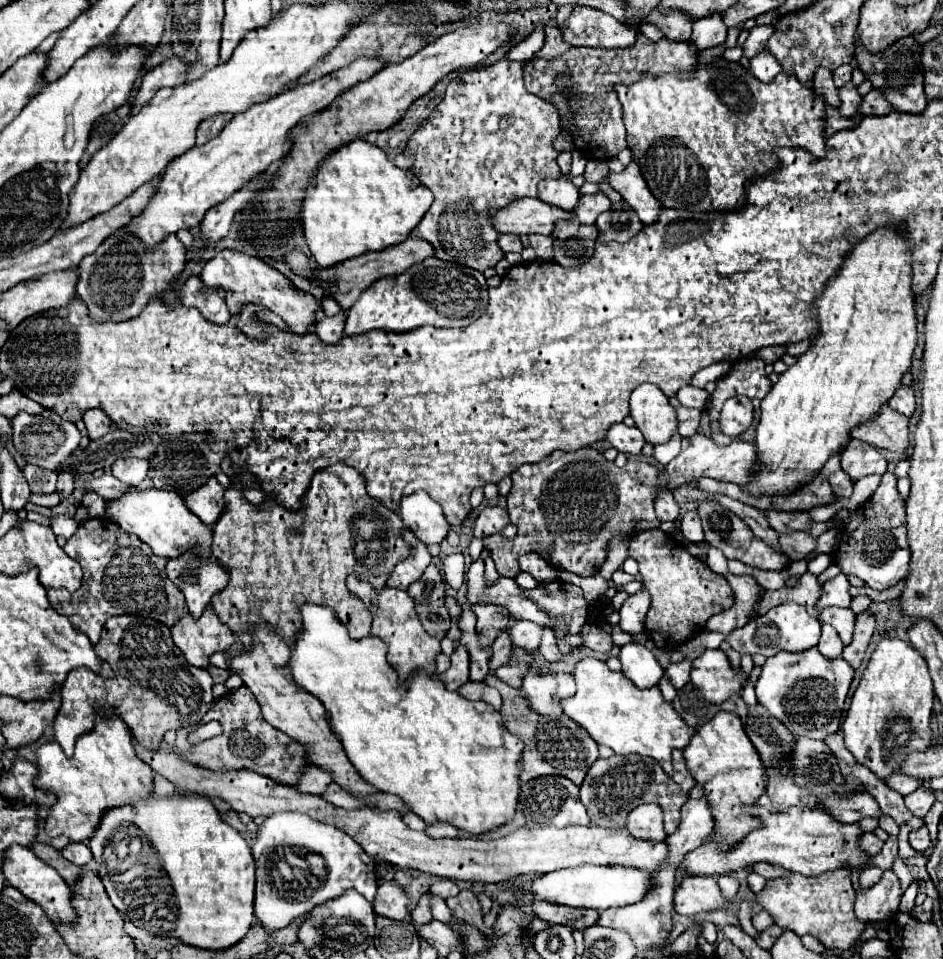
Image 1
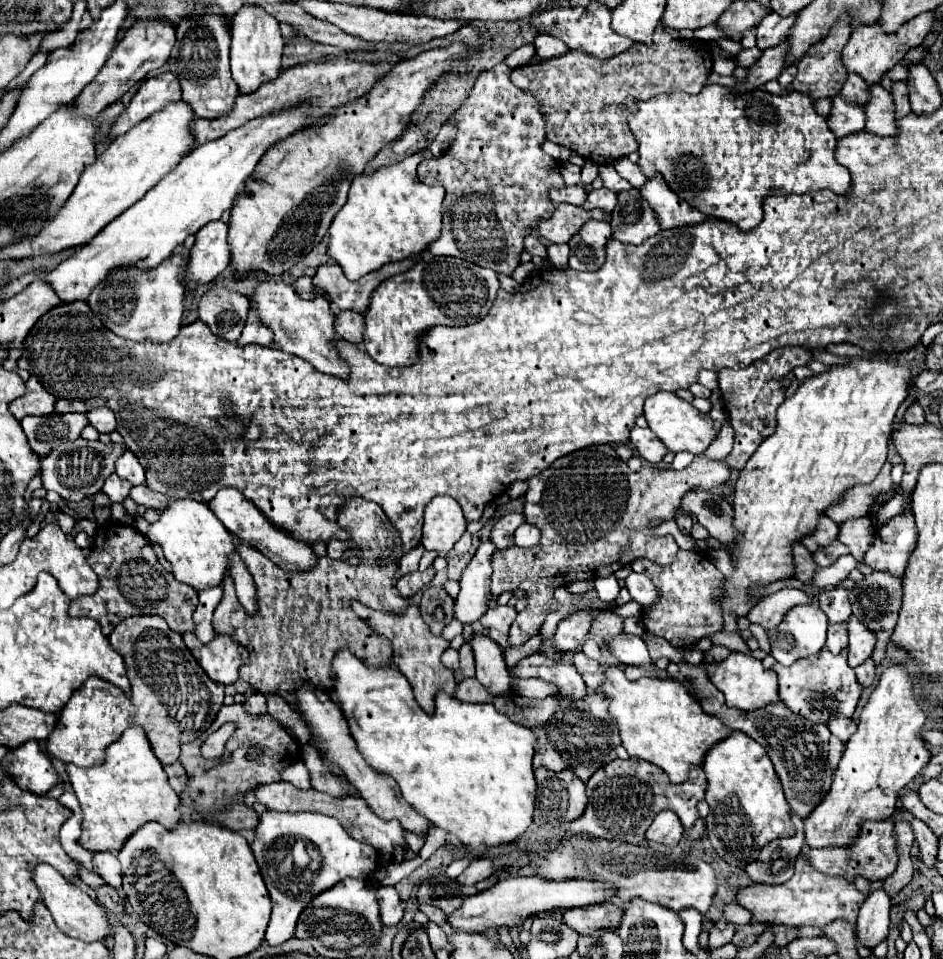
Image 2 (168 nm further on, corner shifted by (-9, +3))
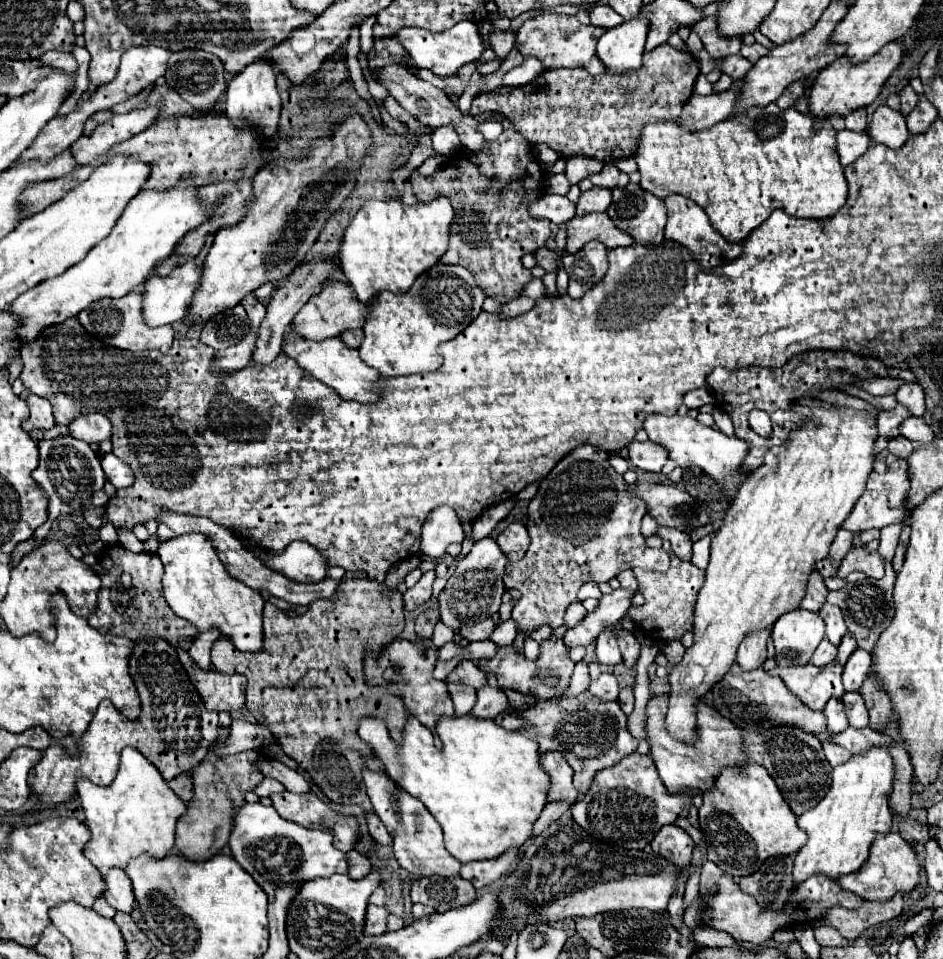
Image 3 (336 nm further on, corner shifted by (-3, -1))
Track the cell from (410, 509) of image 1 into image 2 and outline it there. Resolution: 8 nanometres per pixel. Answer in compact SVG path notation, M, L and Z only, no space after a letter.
M436 495L424 509L424 549L436 549L442 555L450 553L454 543L466 531L466 519L456 499L450 495Z

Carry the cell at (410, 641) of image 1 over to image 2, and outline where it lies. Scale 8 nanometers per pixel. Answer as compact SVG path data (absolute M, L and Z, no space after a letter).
M360 601L352 603L352 609L356 611L358 617L366 619L368 625L376 631L382 633L390 639L392 643L392 663L400 669L400 673L408 679L408 683L414 689L414 697L418 701L418 705L426 711L432 713L434 711L434 695L436 691L446 691L448 695L454 695L456 689L456 681L454 681L454 671L444 667L440 657L444 653L444 649L450 645L450 641L436 637L430 633L430 627L426 625L426 621L422 619L420 607L418 605L408 605L408 609L404 613L390 613L390 611L376 611L370 609L366 605L362 605Z

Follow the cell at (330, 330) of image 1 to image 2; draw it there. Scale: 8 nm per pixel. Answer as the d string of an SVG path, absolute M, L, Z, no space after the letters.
M340 311L334 319L336 333L354 343L362 341L362 327L364 327L364 317L356 311Z

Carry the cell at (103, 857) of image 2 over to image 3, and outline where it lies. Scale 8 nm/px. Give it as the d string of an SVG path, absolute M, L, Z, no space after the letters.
M108 869L104 871L104 881L108 885L104 899L122 913L132 913L134 909L134 889L132 889L132 881L126 877L124 871L116 871L116 869Z

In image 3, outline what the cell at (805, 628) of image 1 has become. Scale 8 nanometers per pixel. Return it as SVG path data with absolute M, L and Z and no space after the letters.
M796 609L782 615L774 623L772 639L776 645L776 663L786 665L806 665L824 639L824 621L818 613L806 609Z

